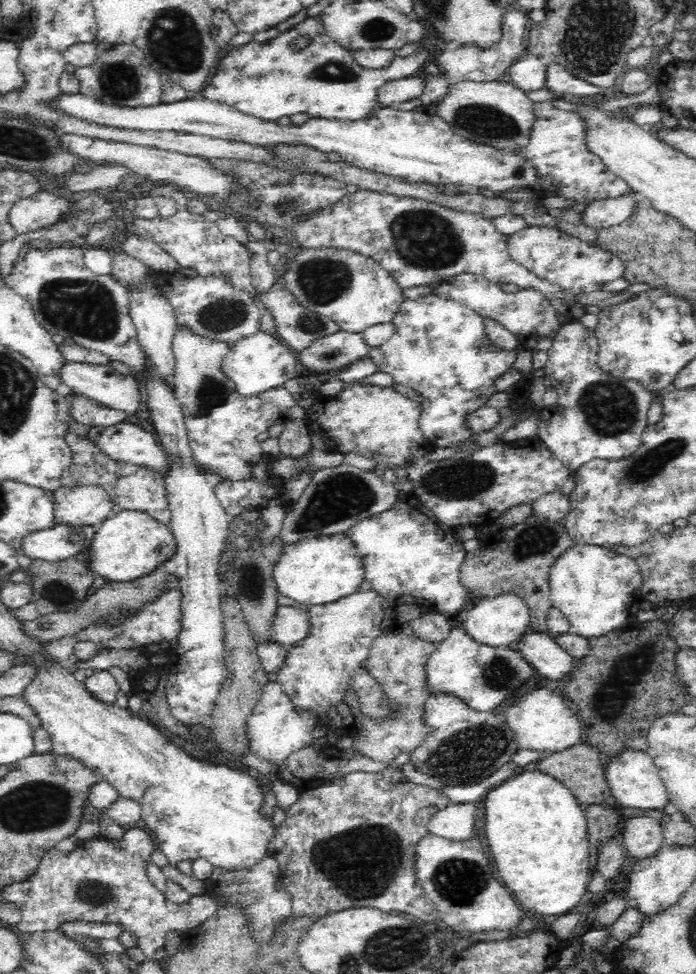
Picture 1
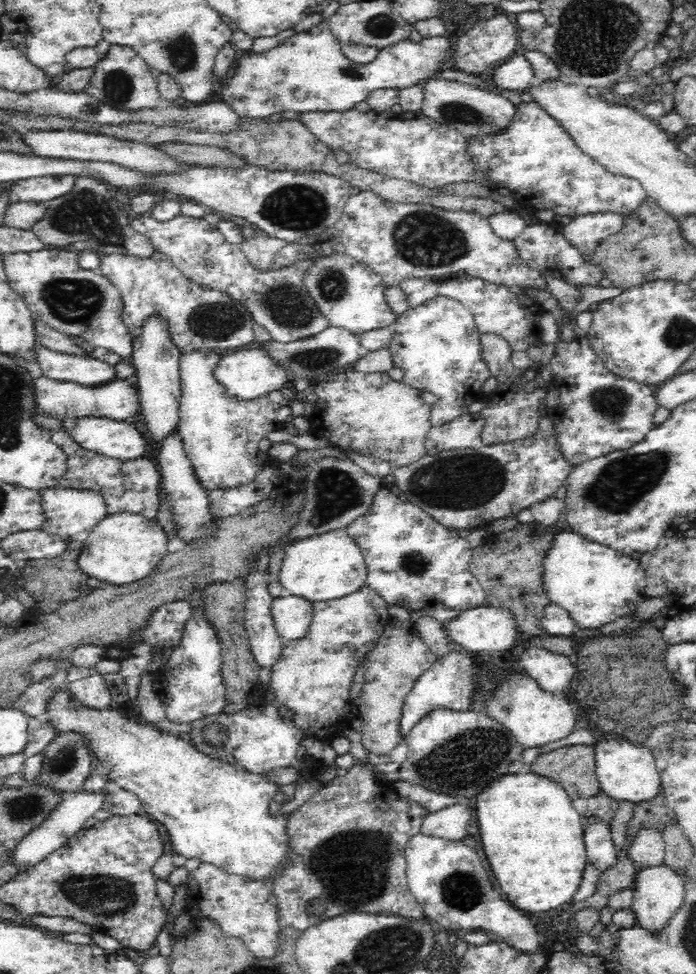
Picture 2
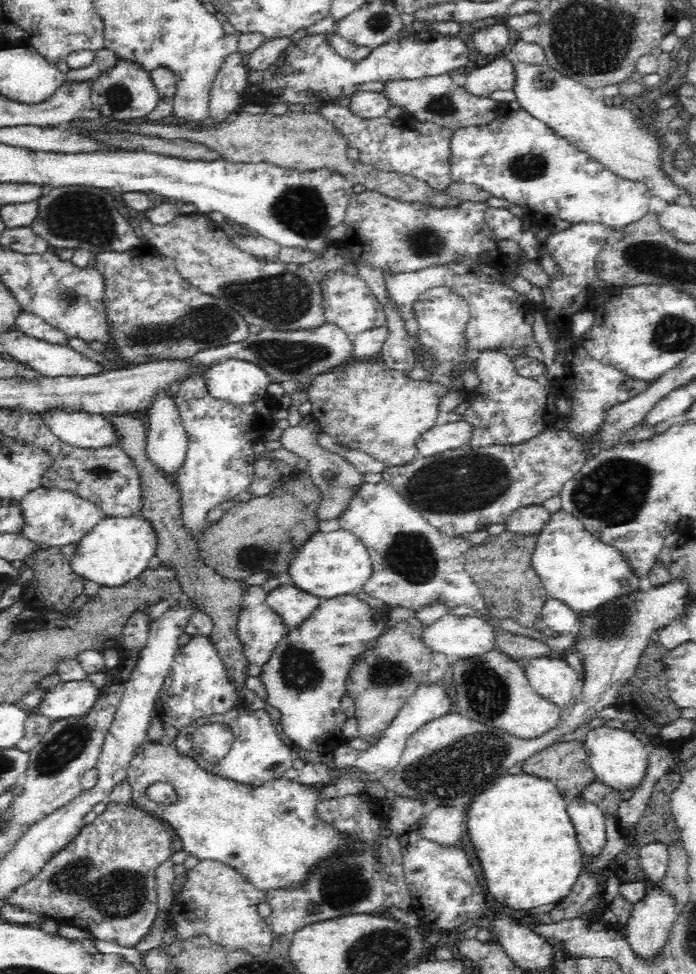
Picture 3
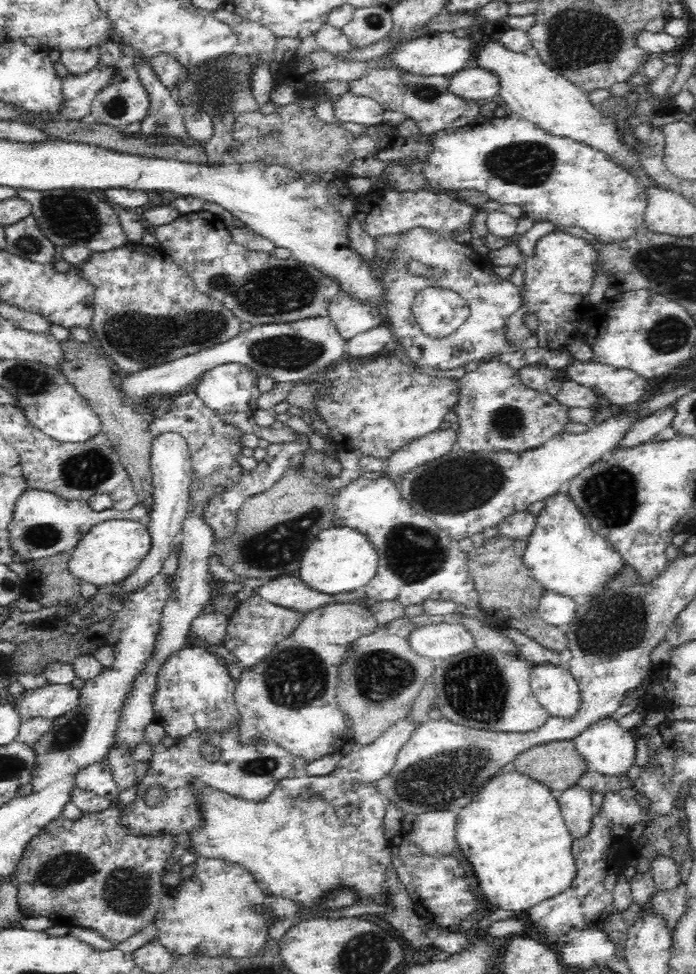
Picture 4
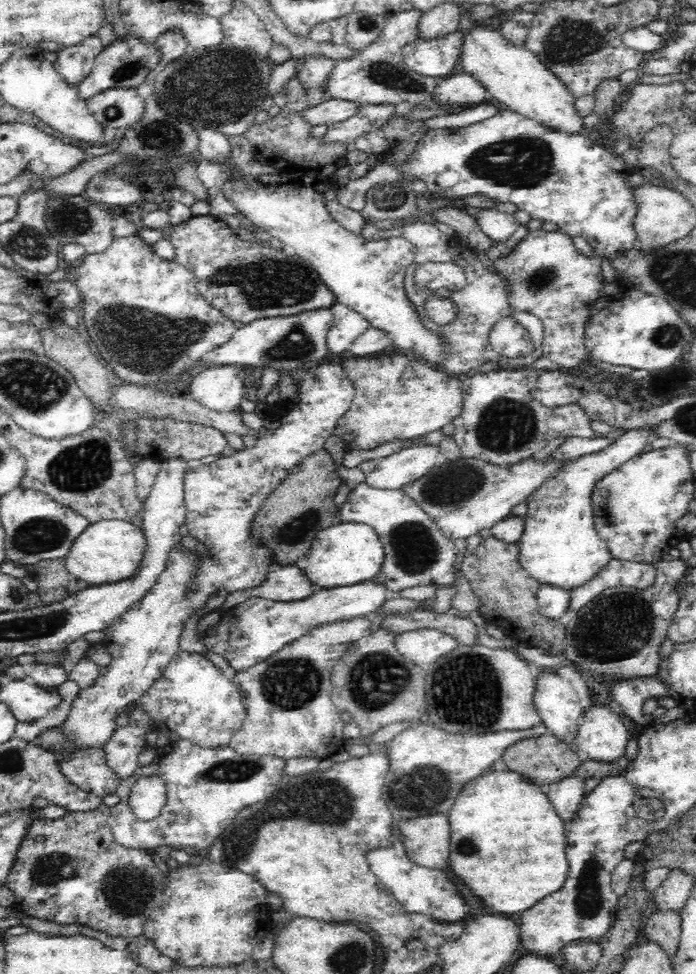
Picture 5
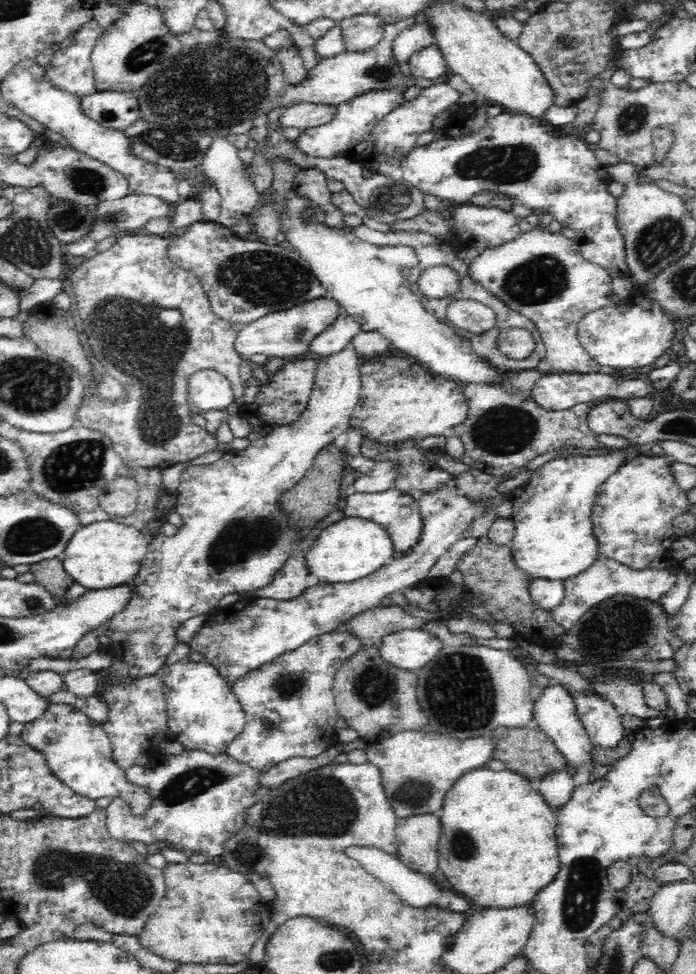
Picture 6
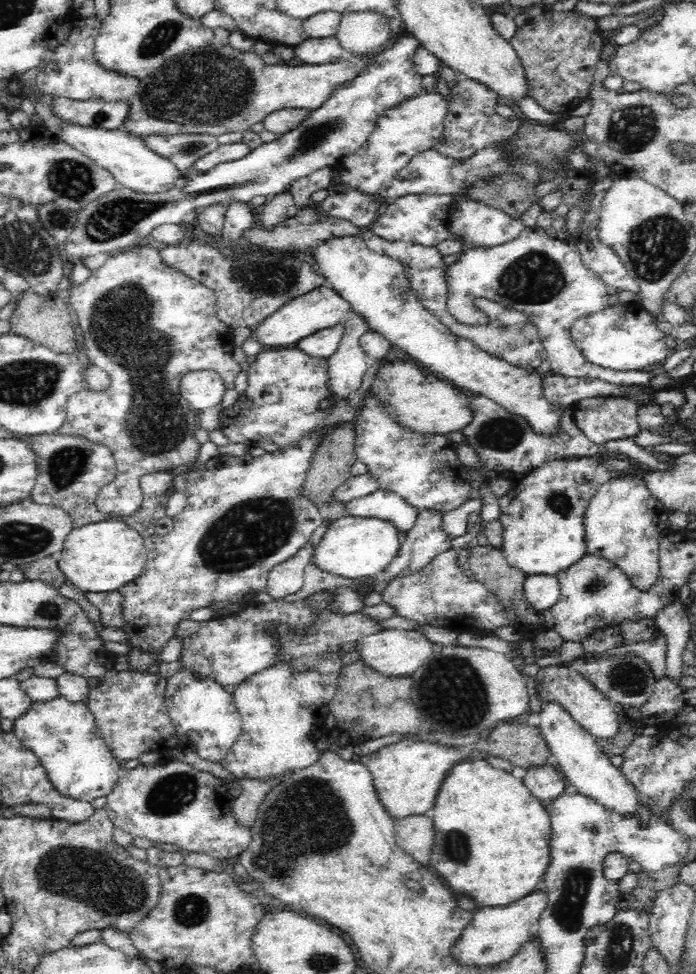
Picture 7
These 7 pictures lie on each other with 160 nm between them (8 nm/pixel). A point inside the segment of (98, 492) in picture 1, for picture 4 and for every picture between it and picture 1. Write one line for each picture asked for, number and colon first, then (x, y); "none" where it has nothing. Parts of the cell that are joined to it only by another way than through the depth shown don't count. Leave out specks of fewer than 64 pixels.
2: (73, 513)
3: (54, 517)
4: (44, 524)

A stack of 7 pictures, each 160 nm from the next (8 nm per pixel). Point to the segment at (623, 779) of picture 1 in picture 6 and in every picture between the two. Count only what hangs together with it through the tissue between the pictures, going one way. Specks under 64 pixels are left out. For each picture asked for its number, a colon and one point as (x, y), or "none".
2: (627, 772)
3: (619, 758)
4: (608, 749)
5: (601, 734)
6: (600, 719)

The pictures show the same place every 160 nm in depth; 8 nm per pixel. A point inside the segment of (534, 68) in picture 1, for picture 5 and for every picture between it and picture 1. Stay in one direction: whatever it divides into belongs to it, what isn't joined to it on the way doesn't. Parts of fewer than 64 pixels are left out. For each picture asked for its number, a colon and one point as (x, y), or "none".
2: (517, 74)
3: (499, 74)
4: (477, 84)
5: (462, 88)

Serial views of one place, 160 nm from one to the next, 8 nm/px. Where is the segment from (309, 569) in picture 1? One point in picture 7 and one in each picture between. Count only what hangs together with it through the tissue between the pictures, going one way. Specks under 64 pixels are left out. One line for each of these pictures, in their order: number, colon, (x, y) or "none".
2: (321, 568)
3: (329, 564)
4: (341, 560)
5: (345, 554)
6: (349, 549)
7: (352, 547)

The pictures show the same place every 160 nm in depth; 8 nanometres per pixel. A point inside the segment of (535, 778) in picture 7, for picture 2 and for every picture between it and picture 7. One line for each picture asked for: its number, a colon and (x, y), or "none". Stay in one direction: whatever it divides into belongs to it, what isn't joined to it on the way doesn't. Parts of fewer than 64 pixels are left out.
2: (602, 852)
3: (588, 820)
4: (576, 806)
5: (567, 796)
6: (557, 788)

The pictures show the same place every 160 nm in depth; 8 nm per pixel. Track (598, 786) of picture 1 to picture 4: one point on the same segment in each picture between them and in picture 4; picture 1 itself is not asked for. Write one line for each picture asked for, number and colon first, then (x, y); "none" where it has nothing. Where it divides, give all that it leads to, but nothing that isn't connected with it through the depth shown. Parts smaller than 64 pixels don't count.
2: (573, 767)
3: (566, 764)
4: (559, 765)

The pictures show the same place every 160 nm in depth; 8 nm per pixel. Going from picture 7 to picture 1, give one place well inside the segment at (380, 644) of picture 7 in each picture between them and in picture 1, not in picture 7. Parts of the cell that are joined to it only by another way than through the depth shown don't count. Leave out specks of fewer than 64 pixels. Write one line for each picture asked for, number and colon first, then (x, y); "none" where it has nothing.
1: (501, 620)
2: (487, 629)
3: (460, 637)
4: (444, 639)
5: (424, 646)
6: (409, 649)

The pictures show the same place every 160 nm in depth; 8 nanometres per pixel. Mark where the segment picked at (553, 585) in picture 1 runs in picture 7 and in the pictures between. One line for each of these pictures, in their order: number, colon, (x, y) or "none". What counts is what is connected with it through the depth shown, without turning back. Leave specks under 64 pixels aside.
2: (596, 584)
3: (577, 569)
4: (565, 556)
5: (560, 547)
6: (554, 540)
7: (543, 513)

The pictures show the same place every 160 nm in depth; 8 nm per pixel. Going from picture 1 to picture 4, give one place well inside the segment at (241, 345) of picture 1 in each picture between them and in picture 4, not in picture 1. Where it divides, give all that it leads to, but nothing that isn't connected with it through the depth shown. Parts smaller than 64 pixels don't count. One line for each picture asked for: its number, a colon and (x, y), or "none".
2: (248, 372)
3: (239, 381)
4: (233, 388)

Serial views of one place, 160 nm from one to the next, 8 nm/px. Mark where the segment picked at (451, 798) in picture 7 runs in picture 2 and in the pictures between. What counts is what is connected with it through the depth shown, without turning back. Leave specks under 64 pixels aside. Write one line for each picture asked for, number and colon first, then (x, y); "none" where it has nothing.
2: (529, 827)
3: (520, 826)
4: (514, 833)
5: (508, 844)
6: (498, 840)

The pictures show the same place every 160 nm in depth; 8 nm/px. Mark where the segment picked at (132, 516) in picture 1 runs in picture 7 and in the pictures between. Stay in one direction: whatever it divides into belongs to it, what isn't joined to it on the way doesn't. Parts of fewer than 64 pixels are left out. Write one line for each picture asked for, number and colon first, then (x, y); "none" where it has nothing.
2: (125, 547)
3: (117, 550)
4: (110, 552)
5: (108, 551)
6: (103, 554)
7: (101, 556)

